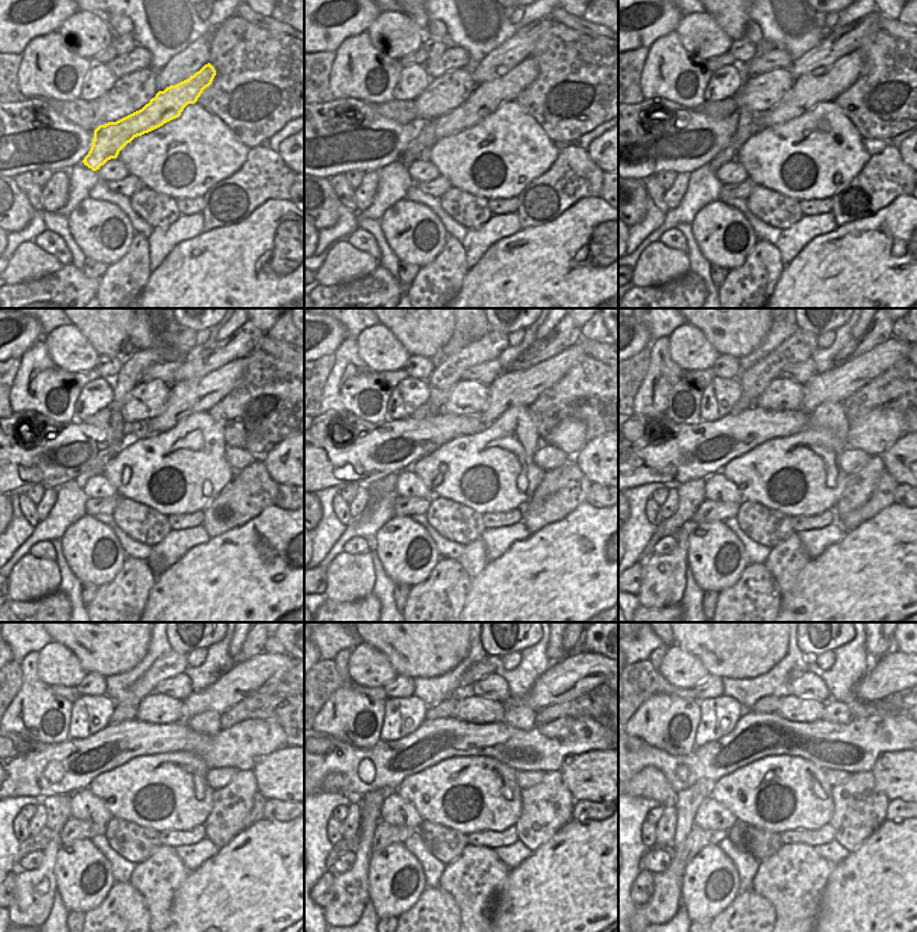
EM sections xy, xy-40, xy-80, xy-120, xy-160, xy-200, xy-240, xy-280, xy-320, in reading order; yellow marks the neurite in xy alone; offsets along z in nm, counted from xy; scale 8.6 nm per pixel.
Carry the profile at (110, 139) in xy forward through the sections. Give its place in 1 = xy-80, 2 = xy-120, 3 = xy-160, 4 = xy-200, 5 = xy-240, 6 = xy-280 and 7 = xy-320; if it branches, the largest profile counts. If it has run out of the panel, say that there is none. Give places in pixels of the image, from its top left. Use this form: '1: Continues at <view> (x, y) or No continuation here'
1: Continues at xy-80 (822, 86)
2: Continues at xy-120 (199, 394)
3: Continues at xy-160 (512, 388)
4: Continues at xy-200 (837, 384)
5: Continues at xy-240 (244, 679)
6: Continues at xy-280 (581, 672)
7: Continues at xy-320 (896, 672).

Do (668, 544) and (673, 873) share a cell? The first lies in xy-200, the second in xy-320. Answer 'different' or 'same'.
different

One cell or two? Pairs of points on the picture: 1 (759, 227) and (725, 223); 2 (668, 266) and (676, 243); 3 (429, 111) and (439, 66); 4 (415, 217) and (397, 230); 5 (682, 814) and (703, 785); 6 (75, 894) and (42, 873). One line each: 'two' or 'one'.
1: two
2: two
3: two
4: one
5: one
6: two

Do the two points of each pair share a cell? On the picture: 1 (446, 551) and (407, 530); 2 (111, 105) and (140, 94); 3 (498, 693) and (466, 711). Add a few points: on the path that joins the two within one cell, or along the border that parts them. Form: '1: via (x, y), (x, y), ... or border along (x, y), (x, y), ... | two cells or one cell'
1: border along (414, 522), (428, 533), (440, 557) | two cells
2: via (118, 103), (133, 94) | one cell
3: border along (474, 694), (502, 702) | two cells

